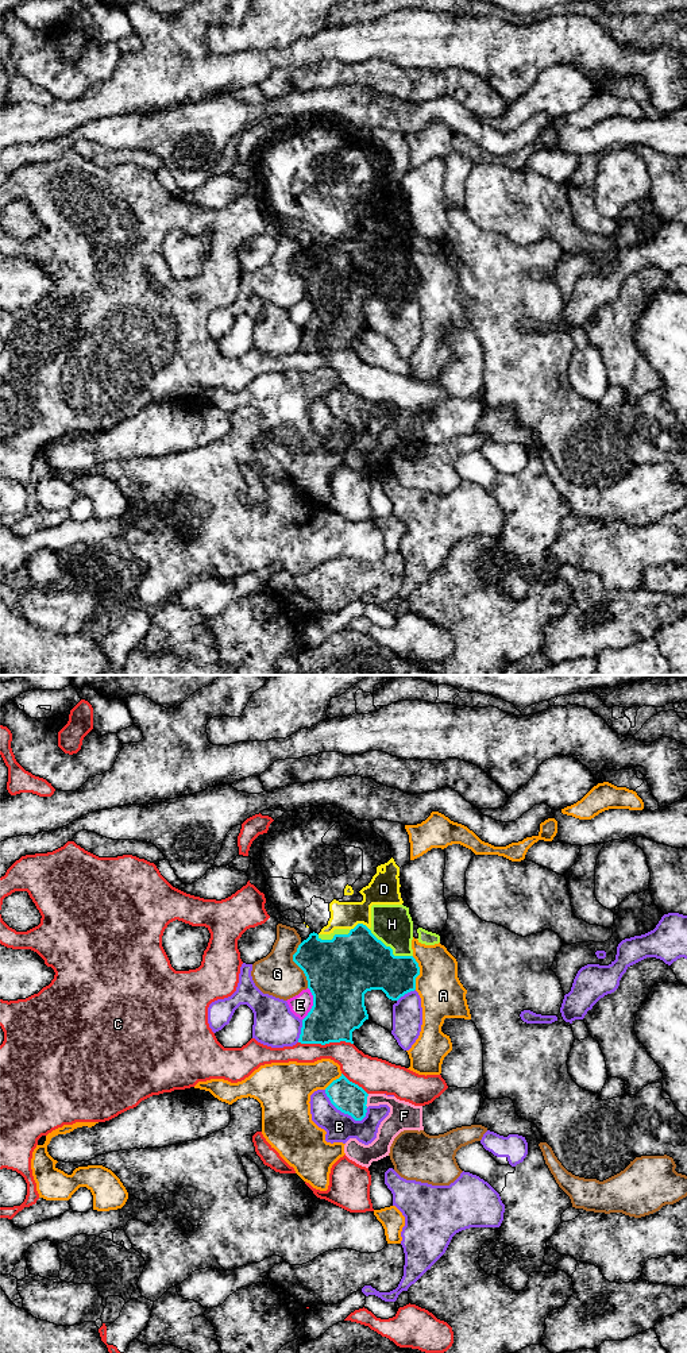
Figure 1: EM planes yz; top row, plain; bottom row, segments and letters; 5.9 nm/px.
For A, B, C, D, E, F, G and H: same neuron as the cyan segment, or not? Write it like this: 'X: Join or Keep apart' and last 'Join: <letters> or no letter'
A: Keep apart
B: Keep apart
C: Keep apart
D: Join
E: Keep apart
F: Join
G: Keep apart
H: Join
Join: D, F, H

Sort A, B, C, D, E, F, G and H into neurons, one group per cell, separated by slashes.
A / B / C / D F H / E / G

